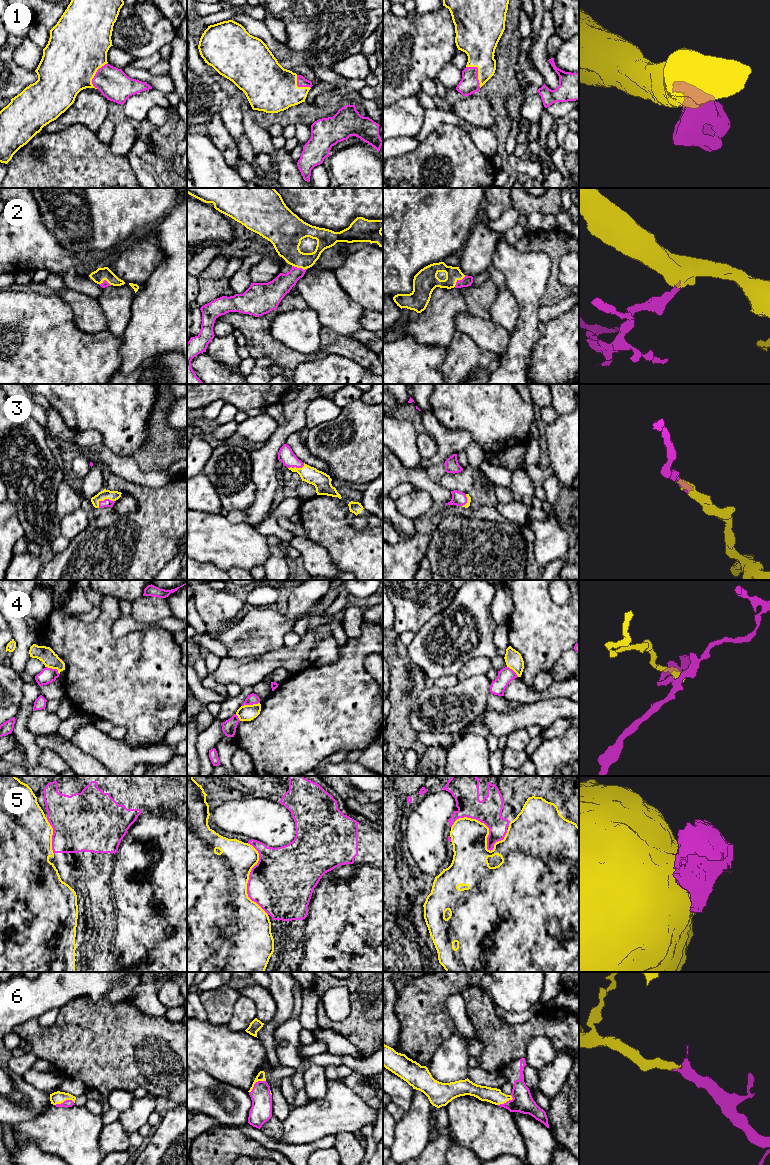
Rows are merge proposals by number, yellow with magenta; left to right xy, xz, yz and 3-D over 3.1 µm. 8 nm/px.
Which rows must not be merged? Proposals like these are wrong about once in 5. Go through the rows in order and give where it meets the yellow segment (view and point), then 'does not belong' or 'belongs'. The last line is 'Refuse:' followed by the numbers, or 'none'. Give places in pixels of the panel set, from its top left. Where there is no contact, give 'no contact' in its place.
1: yz (478, 72) | belongs
2: xz (300, 267) | belongs
3: xy (104, 499) | belongs
4: xz (250, 705) | does not belong
5: yz (488, 834) | belongs
6: xz (255, 1082) | belongs
Refuse: 4

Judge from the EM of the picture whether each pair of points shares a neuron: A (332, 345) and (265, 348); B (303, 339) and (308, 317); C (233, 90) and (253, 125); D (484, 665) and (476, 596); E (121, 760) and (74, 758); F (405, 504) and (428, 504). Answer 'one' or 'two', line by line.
A: one
B: one
C: one
D: two
E: two
F: one

